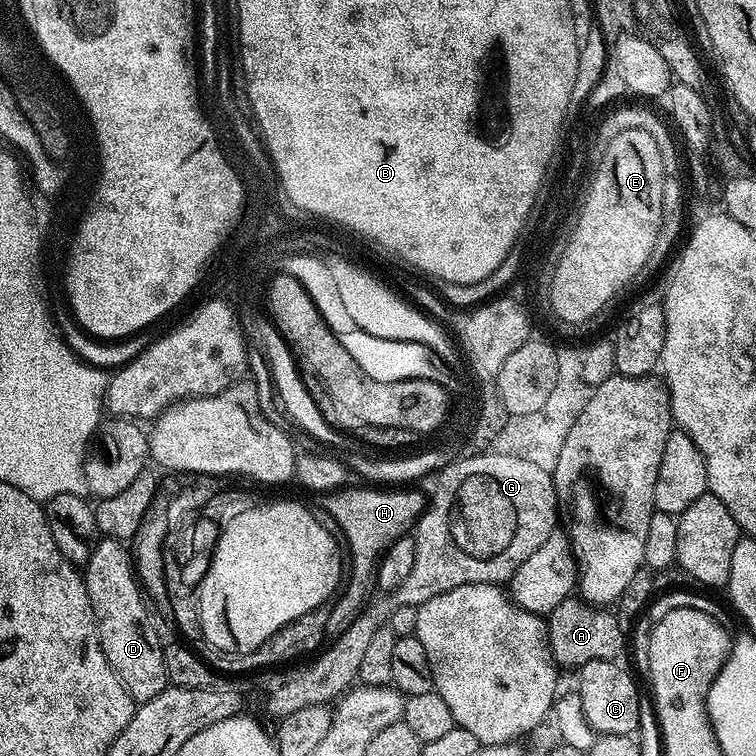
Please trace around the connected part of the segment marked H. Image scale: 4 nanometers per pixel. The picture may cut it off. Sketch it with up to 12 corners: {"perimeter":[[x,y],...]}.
{"perimeter":[[345,486],[319,497],[352,563],[328,638],[369,607],[387,548],[424,515],[416,486]]}

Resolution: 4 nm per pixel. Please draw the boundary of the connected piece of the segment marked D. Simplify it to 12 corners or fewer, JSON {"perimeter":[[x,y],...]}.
{"perimeter":[[97,539],[82,575],[100,645],[133,701],[170,687],[129,549]]}

